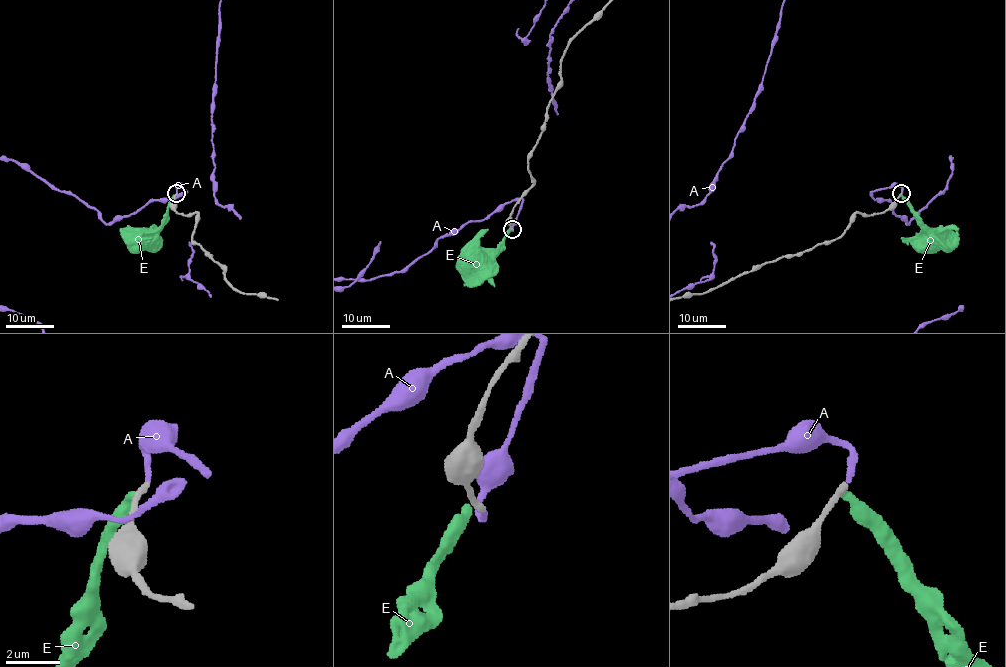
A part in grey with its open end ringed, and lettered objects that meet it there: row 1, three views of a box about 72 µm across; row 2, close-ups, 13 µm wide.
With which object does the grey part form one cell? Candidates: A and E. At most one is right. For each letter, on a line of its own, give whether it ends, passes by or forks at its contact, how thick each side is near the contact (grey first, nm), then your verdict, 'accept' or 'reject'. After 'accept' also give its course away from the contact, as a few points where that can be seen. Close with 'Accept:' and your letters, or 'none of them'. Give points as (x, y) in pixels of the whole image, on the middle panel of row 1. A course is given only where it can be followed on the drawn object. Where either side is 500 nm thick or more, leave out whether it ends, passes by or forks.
A: it ends there; 240 nm thick on the grey side, 240 nm on the other; accept
E: it ends there; 280 nm thick on the grey side, 320 nm on the other; reject
Accept: A

